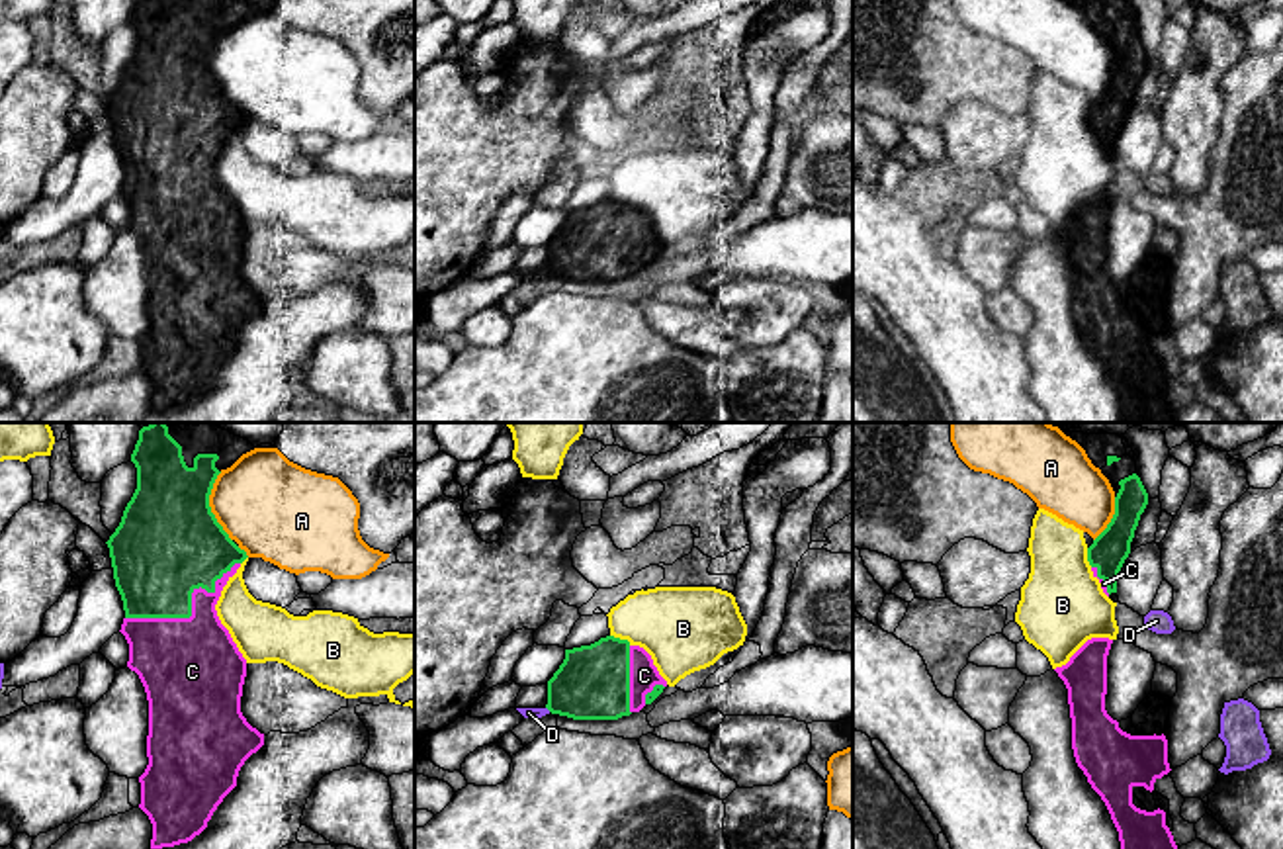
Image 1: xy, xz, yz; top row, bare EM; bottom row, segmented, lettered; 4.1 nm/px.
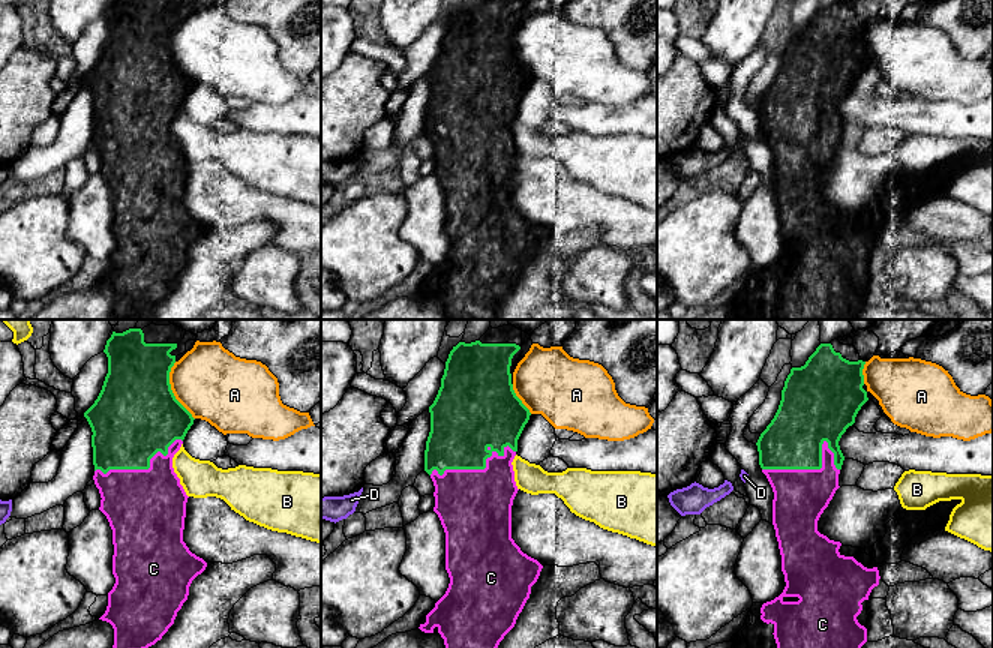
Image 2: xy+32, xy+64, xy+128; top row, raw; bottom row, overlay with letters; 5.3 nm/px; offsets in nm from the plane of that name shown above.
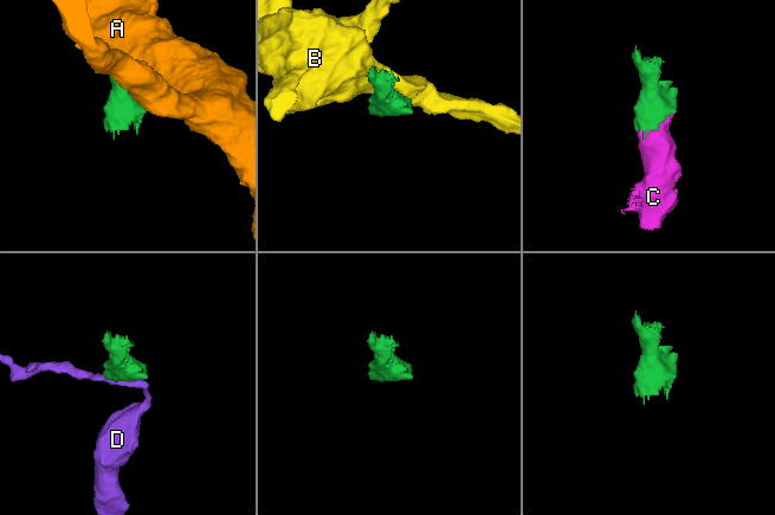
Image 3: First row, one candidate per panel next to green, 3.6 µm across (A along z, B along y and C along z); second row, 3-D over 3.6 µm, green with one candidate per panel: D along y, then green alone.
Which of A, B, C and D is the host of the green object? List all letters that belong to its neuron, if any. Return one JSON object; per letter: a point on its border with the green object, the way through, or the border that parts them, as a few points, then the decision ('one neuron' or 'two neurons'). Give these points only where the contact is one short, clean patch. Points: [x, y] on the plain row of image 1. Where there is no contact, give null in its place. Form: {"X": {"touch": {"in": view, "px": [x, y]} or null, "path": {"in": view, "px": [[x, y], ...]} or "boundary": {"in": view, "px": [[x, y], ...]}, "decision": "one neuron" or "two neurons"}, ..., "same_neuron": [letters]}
{"A": {"touch": {"in": "xy", "px": [210, 69]}, "decision": "two neurons"}, "B": {"touch": {"in": "xz", "px": [619, 200]}, "decision": "two neurons"}, "C": {"touch": {"in": "xy", "px": [190, 173]}, "decision": "one neuron"}, "D": {"touch": {"in": "xz", "px": [548, 270]}, "boundary": {"in": "xz", "px": [[546, 268], [550, 272]]}, "decision": "two neurons"}, "same_neuron": ["C"]}

